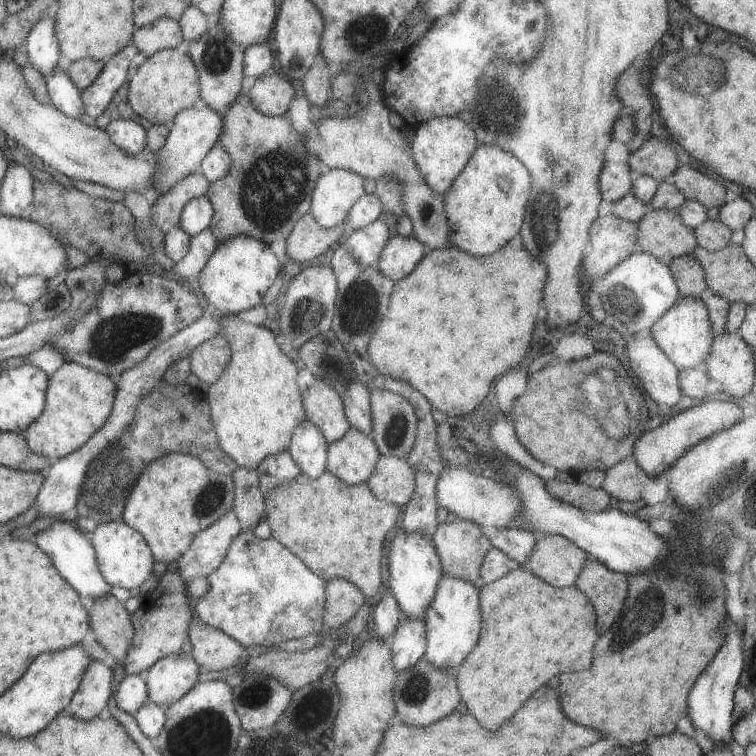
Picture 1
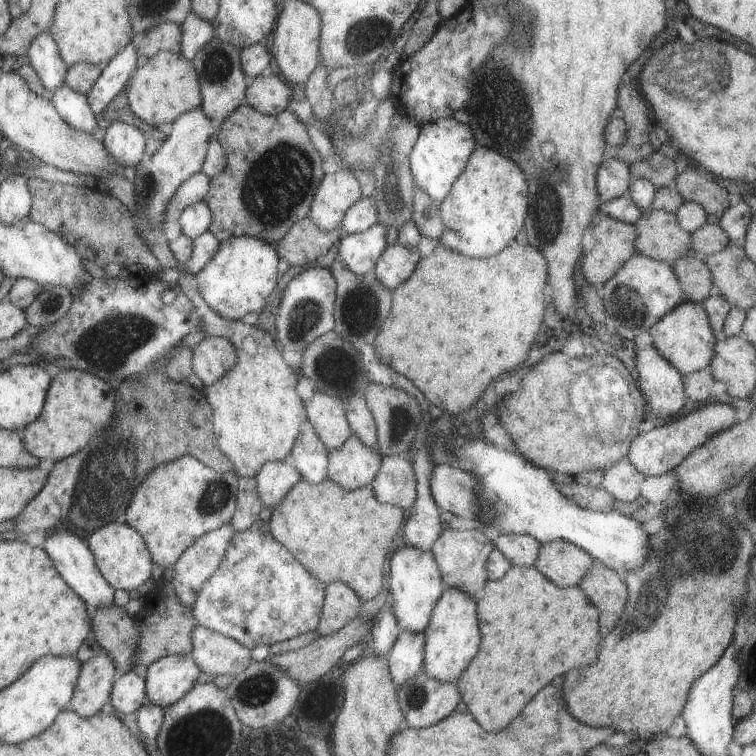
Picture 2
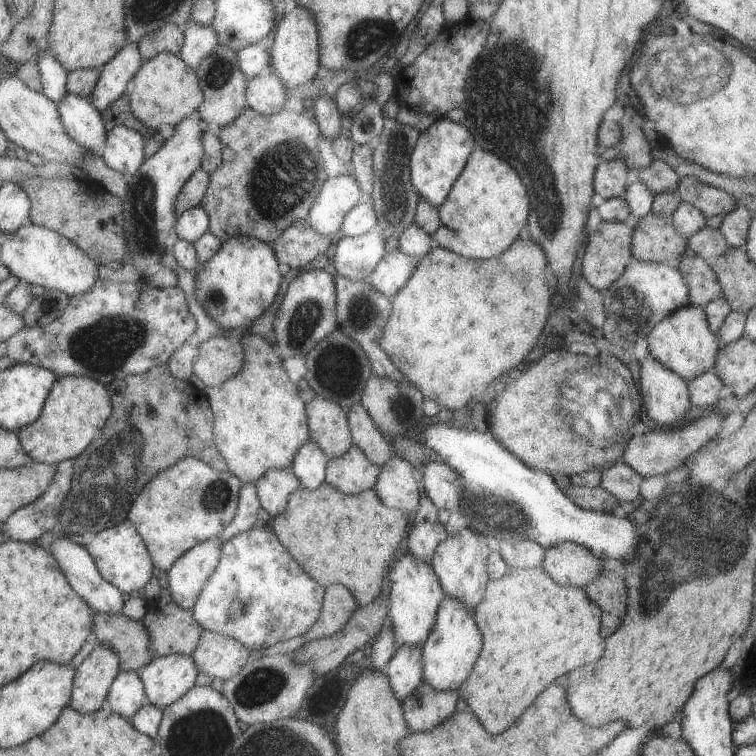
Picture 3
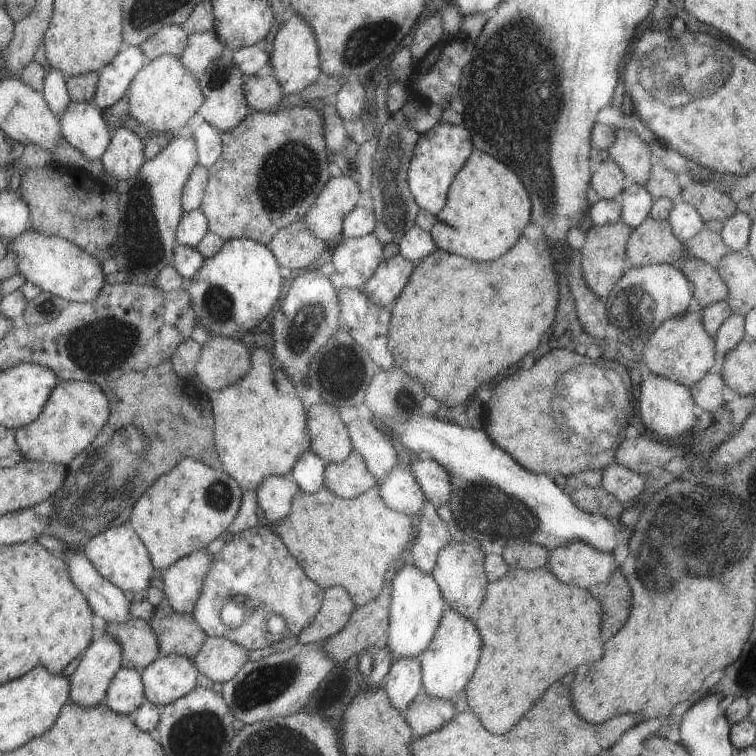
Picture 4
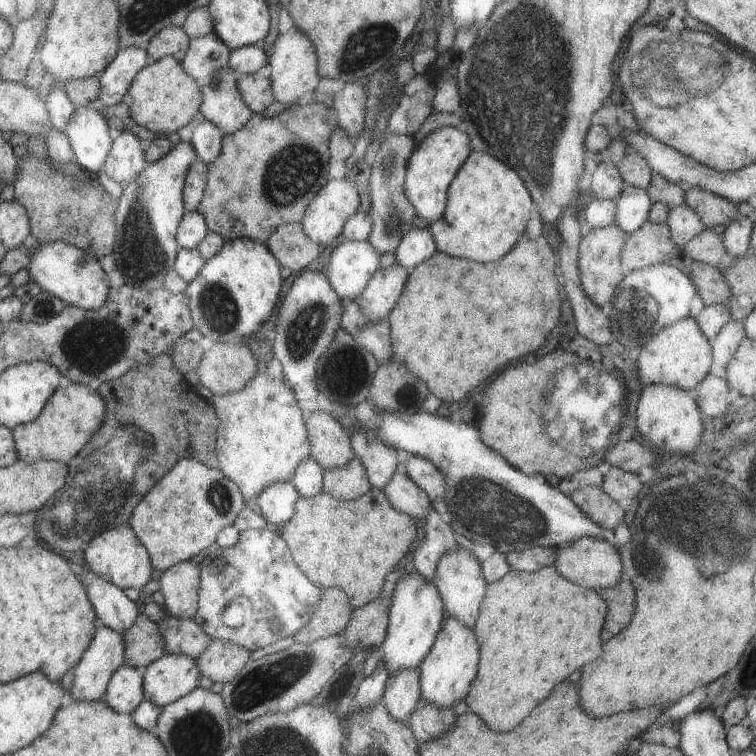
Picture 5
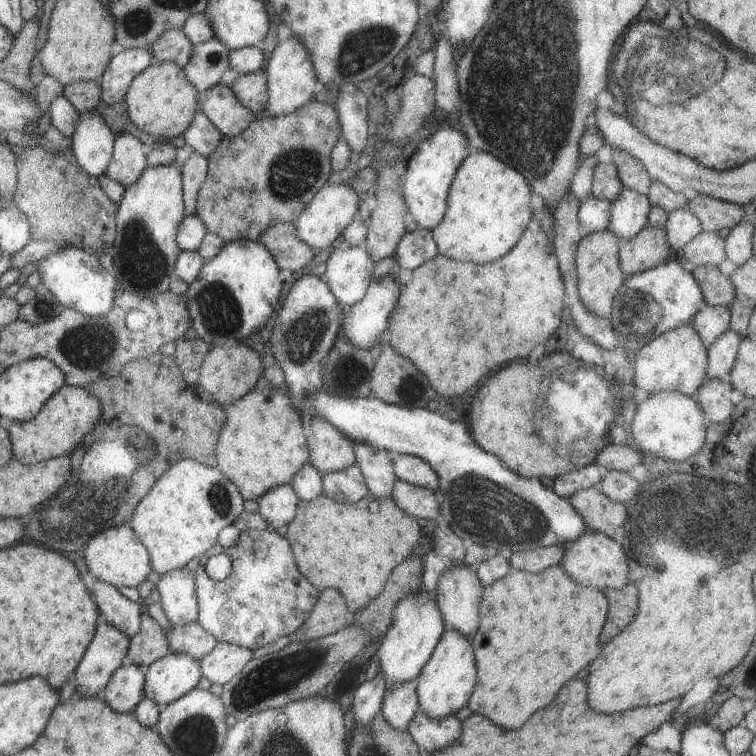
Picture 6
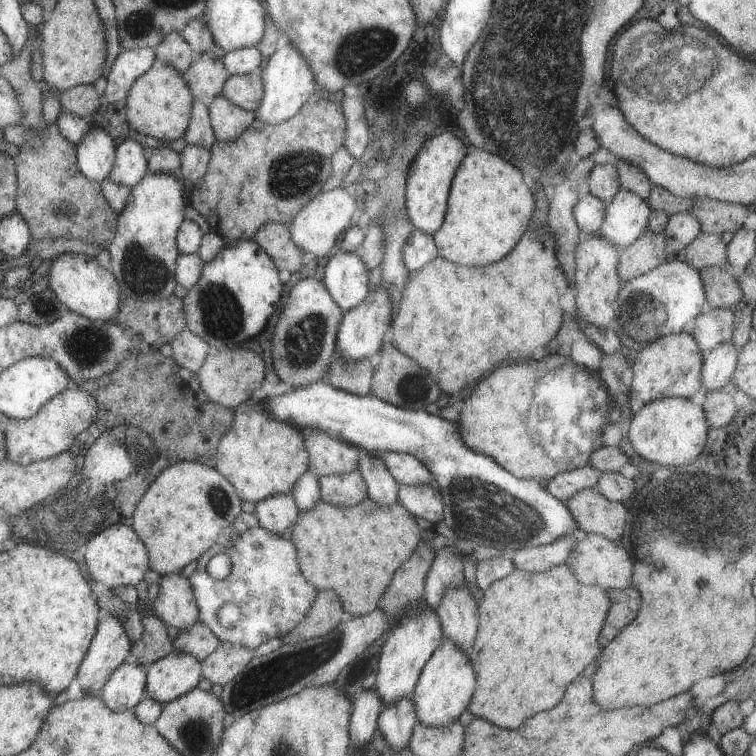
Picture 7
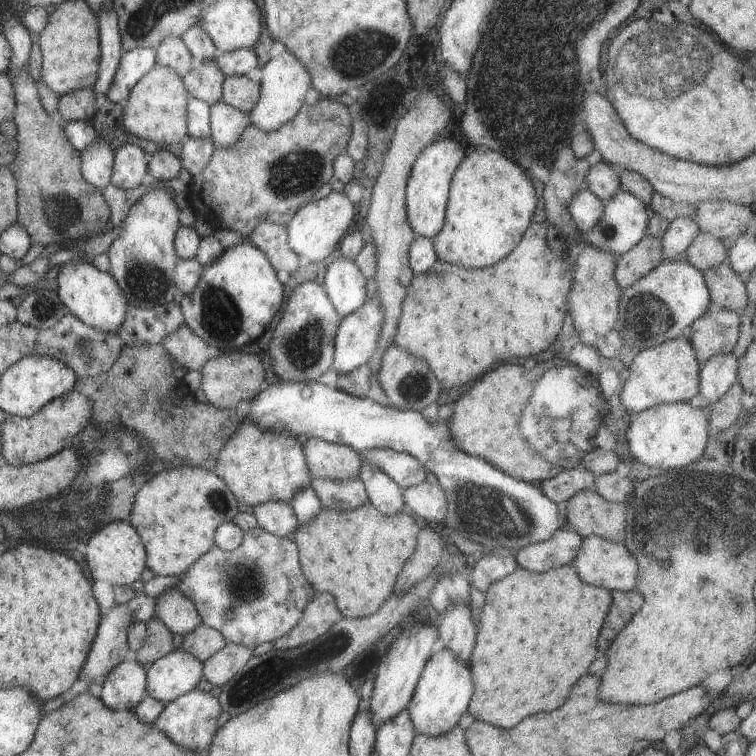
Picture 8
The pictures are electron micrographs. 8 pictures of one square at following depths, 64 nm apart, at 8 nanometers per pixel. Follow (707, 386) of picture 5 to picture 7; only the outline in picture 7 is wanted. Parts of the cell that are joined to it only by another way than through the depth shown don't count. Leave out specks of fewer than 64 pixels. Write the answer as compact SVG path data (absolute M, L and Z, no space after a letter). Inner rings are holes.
M729 382L721 392L713 392L707 394L703 400L703 412L705 412L705 420L707 426L711 430L717 428L725 428L727 424L731 424L731 420L737 416L737 386L733 382Z

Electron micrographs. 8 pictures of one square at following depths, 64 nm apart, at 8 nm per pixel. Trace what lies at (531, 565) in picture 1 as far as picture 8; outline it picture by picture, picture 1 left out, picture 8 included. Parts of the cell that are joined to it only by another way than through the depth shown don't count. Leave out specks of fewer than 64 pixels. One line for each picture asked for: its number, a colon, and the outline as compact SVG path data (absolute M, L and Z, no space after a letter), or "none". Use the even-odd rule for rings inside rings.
2: M555 540L539 548L539 558L535 560L533 568L547 576L547 580L553 584L571 588L579 586L579 582L591 574L595 560L579 546L565 540Z
3: M561 542L545 550L541 568L547 572L551 580L555 580L561 586L571 584L577 588L585 588L595 578L599 578L599 574L603 574L601 562L603 560L597 558L585 546L573 542Z
4: M567 542L549 550L547 568L555 578L589 590L611 580L617 572L613 552L603 552L587 542Z
5: M579 538L577 542L569 544L569 546L561 546L557 548L557 558L555 558L555 568L557 572L583 586L583 588L589 588L589 590L603 590L603 588L615 588L623 582L623 560L621 560L621 554L617 552L617 548L603 540L603 538Z
6: M583 532L575 542L571 542L559 562L559 566L571 576L571 580L603 590L621 590L629 584L629 560L621 544L597 532Z
7: M587 534L587 536L579 536L579 542L575 546L575 550L571 552L571 558L567 558L567 566L571 570L571 574L575 576L577 582L581 584L589 584L589 586L599 586L605 588L605 592L609 592L611 588L617 590L627 590L631 588L633 582L633 566L635 560L631 560L631 554L623 548L623 544L613 544L601 536L595 534ZM609 588L609 590L607 590Z
8: M597 536L585 538L579 546L579 552L571 560L571 566L573 566L575 574L589 586L595 586L595 588L603 586L609 592L637 592L635 586L637 586L639 564L637 564L635 556L631 554L631 550L627 550L625 544L613 544L603 538L597 538Z

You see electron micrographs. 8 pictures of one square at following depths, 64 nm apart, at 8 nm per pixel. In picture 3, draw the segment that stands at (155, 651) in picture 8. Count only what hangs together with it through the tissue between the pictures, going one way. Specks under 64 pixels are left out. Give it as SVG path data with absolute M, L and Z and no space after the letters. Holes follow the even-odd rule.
M93 616L93 632L99 644L107 644L117 652L121 672L137 672L153 660L151 636L143 620L119 616Z

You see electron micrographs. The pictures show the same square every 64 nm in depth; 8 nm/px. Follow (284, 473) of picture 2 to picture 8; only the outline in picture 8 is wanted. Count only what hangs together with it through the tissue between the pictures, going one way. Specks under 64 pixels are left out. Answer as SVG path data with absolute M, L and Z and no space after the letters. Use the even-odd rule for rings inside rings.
M265 502L253 508L253 518L257 522L257 528L277 538L289 538L297 530L291 504Z

